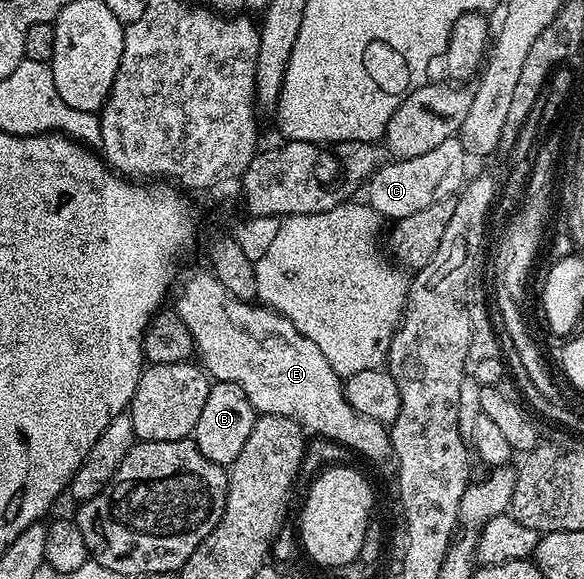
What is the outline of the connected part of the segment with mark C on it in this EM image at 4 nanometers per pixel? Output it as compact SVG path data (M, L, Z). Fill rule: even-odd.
M459 136L438 143L438 147L426 151L426 155L414 155L414 159L405 161L389 160L389 165L381 164L368 178L366 204L384 219L414 215L414 211L422 211L422 207L430 207L430 203L438 203L438 199L456 197L466 184L464 172L468 169L468 161L469 154L464 152Z

